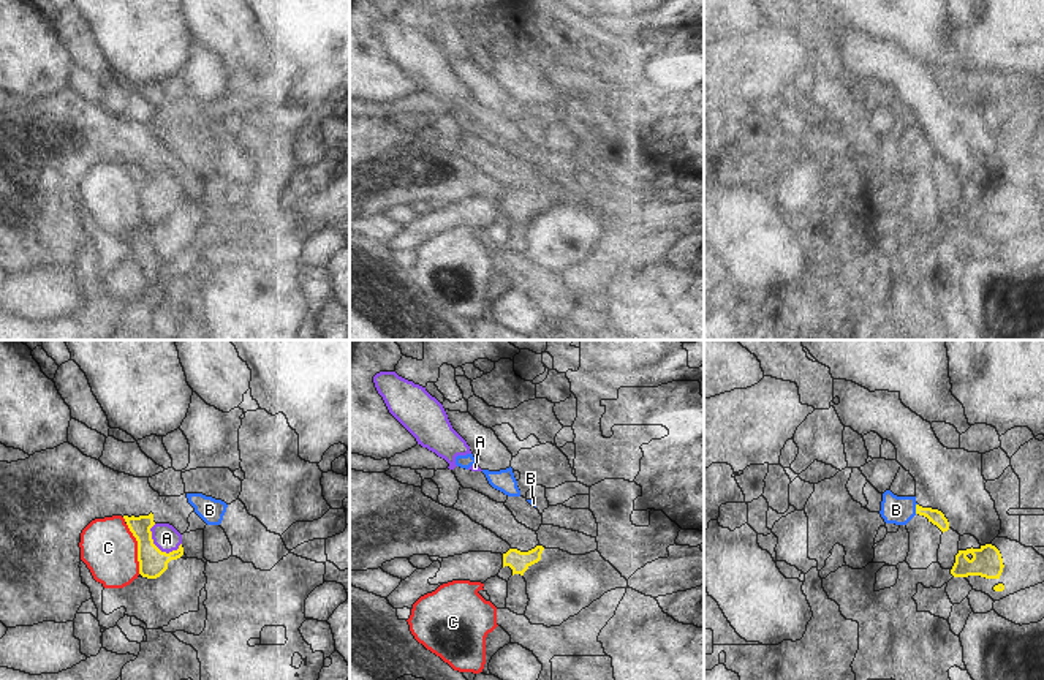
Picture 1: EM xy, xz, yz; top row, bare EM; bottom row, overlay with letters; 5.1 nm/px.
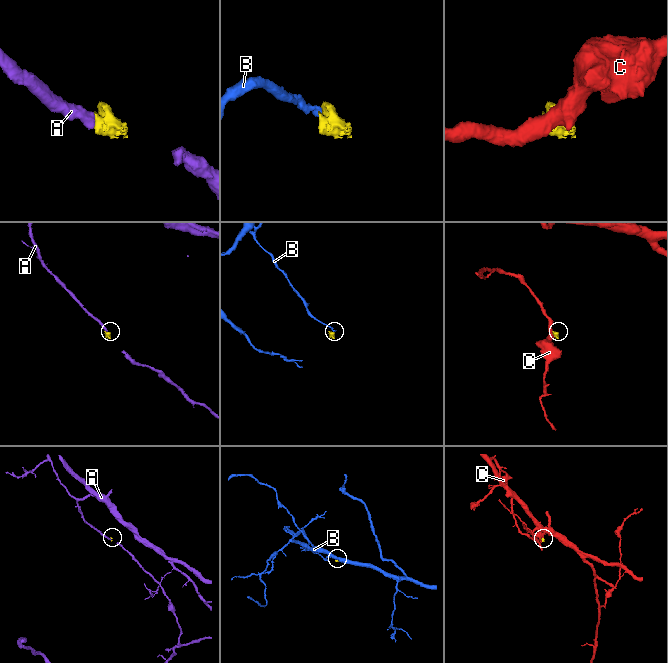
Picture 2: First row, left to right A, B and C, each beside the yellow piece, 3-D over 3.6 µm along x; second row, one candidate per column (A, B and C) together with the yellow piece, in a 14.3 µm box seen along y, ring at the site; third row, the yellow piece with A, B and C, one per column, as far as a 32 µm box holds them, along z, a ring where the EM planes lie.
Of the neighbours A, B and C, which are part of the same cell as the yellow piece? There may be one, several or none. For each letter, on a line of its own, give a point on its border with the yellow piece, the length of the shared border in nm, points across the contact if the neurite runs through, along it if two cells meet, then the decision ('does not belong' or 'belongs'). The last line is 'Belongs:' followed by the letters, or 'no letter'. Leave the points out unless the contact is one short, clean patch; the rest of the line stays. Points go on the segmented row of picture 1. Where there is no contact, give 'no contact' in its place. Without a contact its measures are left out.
A: xy (154, 544) | 190 nm | across xy (152, 562), (154, 544), (166, 538) | belongs
B: yz (916, 508) | 60 nm | along yz (916, 503), (915, 513) | does not belong
C: xy (138, 549) | 260 nm | does not belong
Belongs: A

